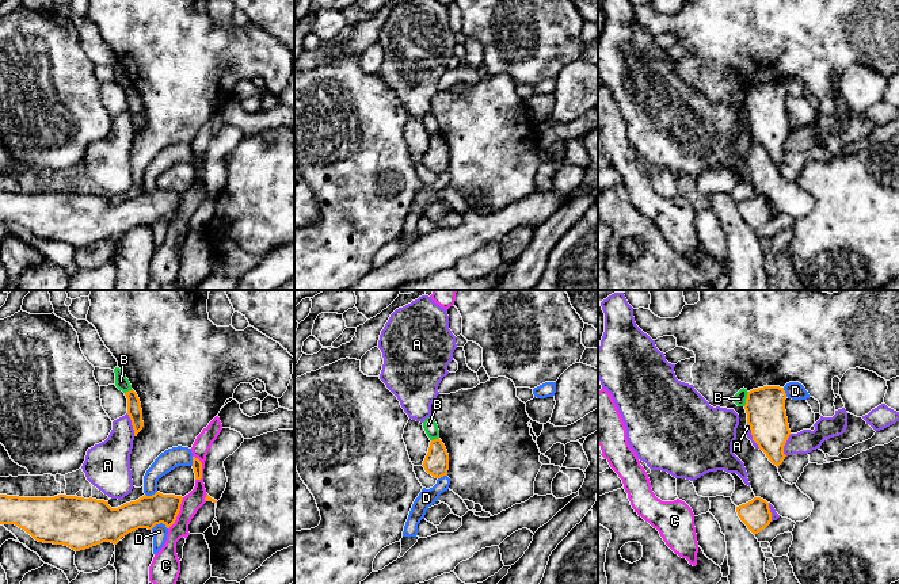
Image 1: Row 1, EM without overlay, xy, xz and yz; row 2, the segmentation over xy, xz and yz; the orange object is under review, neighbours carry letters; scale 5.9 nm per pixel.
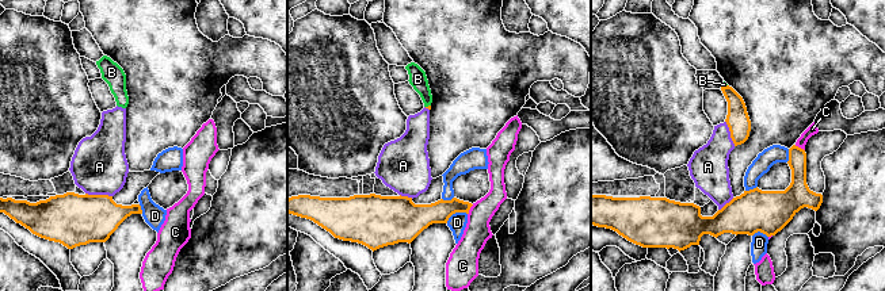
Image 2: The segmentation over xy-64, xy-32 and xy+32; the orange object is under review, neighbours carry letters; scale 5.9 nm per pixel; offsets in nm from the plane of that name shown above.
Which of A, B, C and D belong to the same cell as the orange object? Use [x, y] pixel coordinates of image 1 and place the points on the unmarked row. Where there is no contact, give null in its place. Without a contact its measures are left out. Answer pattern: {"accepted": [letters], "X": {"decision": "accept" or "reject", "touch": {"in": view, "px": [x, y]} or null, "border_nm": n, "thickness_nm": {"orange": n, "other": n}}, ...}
{"accepted": [], "A": {"decision": "reject", "touch": {"in": "xy", "px": [132, 121]}, "border_nm": 140, "thickness_nm": {"orange": 90, "other": 240}}, "B": {"decision": "reject", "touch": {"in": "yz", "px": [746, 95]}, "border_nm": 90, "thickness_nm": {"orange": 240, "other": 80}}, "C": {"decision": "reject", "touch": {"in": "xy", "px": [178, 209]}, "border_nm": 220, "thickness_nm": {"orange": 190, "other": 110}}, "D": {"decision": "reject", "touch": {"in": "xy", "px": [159, 220]}, "border_nm": 100, "thickness_nm": {"orange": 190, "other": 90}}}

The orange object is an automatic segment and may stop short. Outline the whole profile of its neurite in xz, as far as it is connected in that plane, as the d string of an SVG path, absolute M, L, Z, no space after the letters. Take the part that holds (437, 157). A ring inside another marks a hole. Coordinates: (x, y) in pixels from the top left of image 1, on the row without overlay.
M439 134L430 138L428 149L422 163L435 175L447 172L449 150Z

